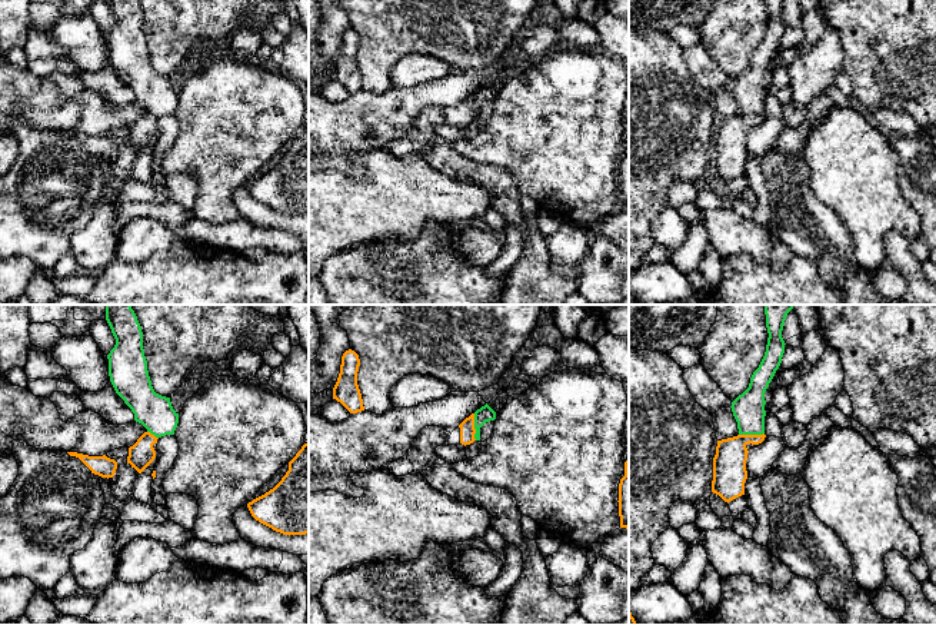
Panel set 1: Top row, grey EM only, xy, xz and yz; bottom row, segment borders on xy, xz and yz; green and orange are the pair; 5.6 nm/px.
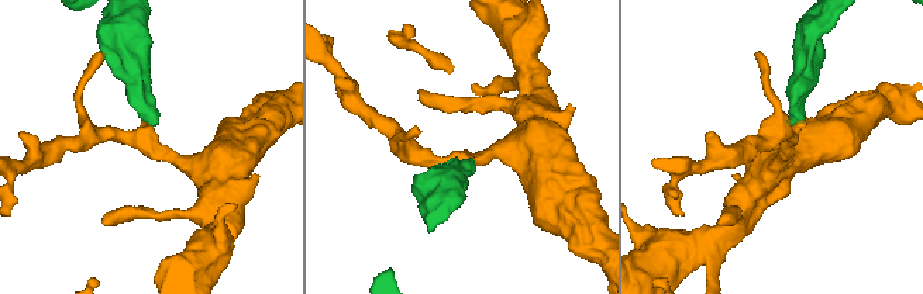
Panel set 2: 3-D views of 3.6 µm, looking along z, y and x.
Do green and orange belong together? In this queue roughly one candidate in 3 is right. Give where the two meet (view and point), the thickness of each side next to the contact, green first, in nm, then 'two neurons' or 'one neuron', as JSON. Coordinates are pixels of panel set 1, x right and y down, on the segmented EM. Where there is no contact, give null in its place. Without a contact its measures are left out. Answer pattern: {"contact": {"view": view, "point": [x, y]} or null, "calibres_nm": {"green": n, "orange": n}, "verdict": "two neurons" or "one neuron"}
{"contact": {"view": "xz", "point": [475, 426]}, "calibres_nm": {"green": 90, "orange": 90}, "verdict": "two neurons"}

